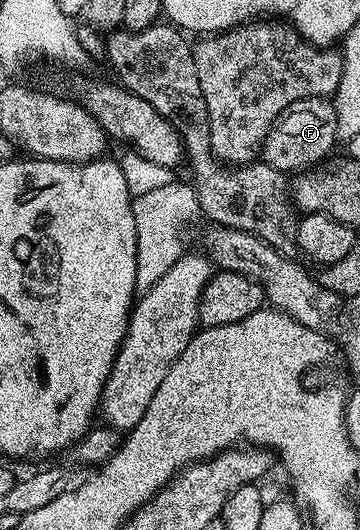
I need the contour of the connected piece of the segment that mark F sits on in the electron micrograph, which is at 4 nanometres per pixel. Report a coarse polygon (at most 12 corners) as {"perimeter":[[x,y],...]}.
{"perimeter":[[302,99],[263,138],[281,173],[322,164],[338,139],[334,102]]}

